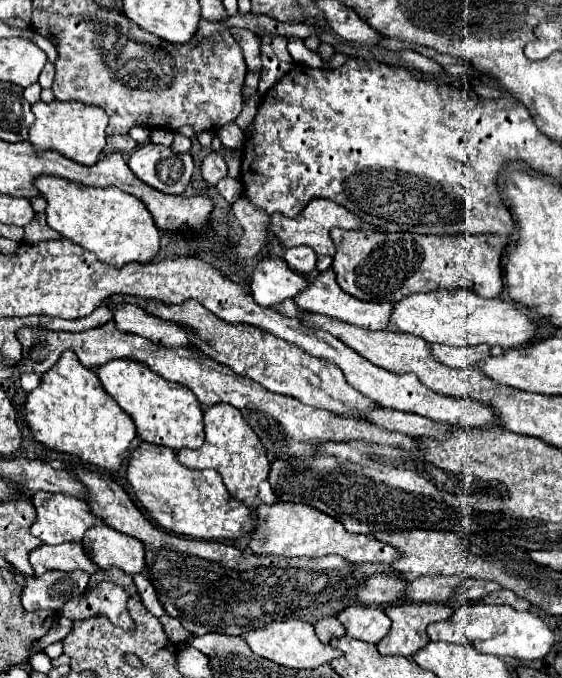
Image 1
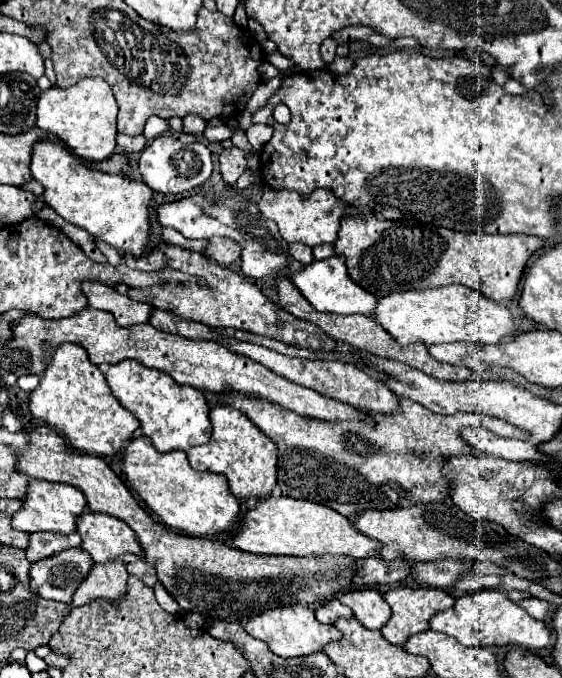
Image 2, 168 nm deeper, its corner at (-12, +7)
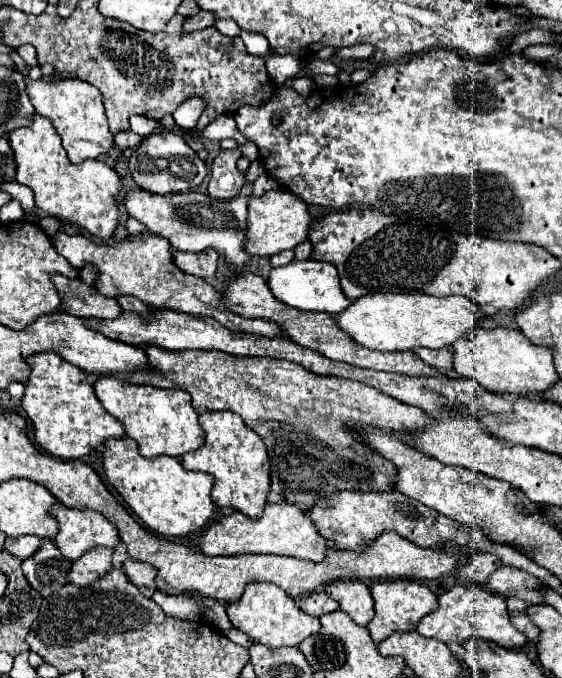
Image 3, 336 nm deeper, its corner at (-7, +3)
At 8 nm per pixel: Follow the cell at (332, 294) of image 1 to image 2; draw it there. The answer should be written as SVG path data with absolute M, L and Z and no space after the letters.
M334 255L330 259L322 259L322 261L312 261L310 265L304 265L300 271L292 273L288 277L292 281L292 285L296 285L296 289L300 289L300 293L304 295L304 299L308 299L308 303L316 309L316 311L326 311L326 313L338 313L338 315L352 315L352 313L360 313L360 315L370 315L372 309L376 307L376 297L370 295L368 291L360 289L346 273L346 263L342 255Z

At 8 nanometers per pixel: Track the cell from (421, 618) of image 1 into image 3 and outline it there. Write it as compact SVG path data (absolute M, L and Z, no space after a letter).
M401 579L399 581L377 581L375 585L371 585L371 595L375 601L375 617L367 625L367 629L375 643L383 643L389 637L389 633L415 631L419 621L439 607L437 595L431 593L429 587L417 581L401 581Z

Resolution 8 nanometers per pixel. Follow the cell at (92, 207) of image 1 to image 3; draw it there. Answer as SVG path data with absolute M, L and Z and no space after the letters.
M35 115L35 121L29 127L21 127L9 133L9 141L17 161L15 179L35 191L35 203L41 211L49 213L51 217L59 217L63 221L85 227L93 237L103 243L113 237L119 225L117 199L123 189L123 183L121 177L109 165L97 159L73 165L67 159L65 149L61 145L61 137L53 129L51 121L39 115Z

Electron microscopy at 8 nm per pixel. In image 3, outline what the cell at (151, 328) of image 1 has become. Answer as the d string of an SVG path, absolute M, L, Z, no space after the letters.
M55 275L51 277L51 281L55 283L63 299L61 309L71 315L115 319L115 317L121 317L123 313L121 305L115 299L101 295L95 287L83 283L81 279L69 279L65 275Z

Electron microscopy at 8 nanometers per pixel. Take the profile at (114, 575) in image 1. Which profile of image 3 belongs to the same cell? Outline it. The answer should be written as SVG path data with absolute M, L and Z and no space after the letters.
M127 557L127 561L123 563L123 571L127 575L127 579L139 587L139 591L145 595L145 597L151 597L155 593L155 575L157 575L157 569L149 563L139 563L131 557Z

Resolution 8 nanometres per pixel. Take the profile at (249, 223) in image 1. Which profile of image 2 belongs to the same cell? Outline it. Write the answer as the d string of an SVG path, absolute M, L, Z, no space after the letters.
M210 237L208 247L204 249L204 257L216 261L222 267L230 267L240 259L240 245L234 241L224 241L224 237Z

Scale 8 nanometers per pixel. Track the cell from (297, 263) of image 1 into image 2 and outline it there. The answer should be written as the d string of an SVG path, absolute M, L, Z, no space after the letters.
M292 243L292 245L288 247L288 253L290 253L290 257L292 257L294 261L298 261L298 263L302 263L302 265L308 265L308 263L314 261L312 249L310 249L308 245L302 245L302 243Z

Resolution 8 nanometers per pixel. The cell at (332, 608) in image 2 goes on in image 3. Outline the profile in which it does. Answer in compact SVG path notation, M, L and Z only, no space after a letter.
M325 591L311 593L309 597L303 597L303 599L299 601L299 605L301 605L301 609L303 609L305 613L315 615L315 617L321 617L323 613L333 613L335 609L339 609L339 605L337 605L333 599L329 599L329 597L325 595Z

